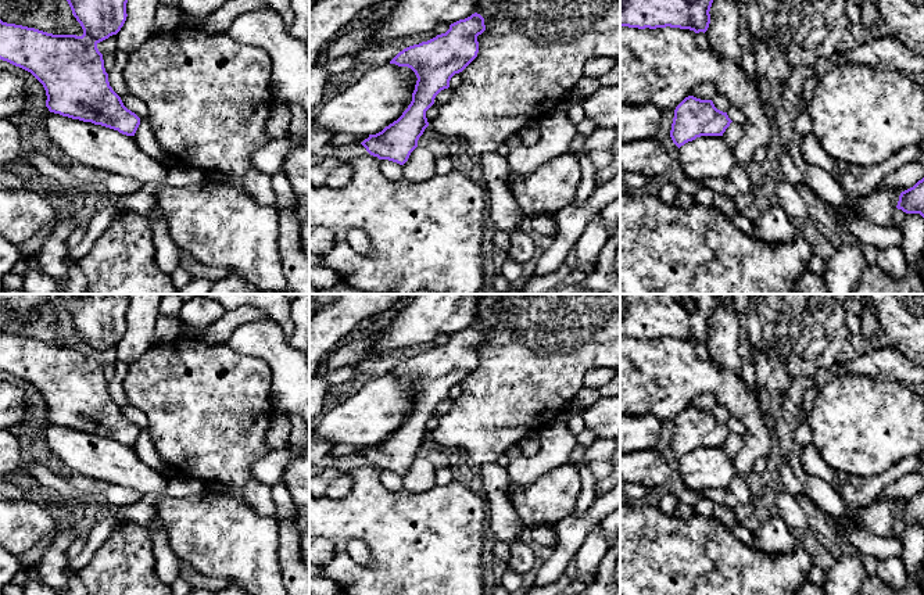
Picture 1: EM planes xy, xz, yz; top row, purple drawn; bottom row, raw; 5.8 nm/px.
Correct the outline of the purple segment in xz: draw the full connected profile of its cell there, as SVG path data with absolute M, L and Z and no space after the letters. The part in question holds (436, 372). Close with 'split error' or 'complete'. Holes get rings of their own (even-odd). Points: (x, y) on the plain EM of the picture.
M474 323L451 334L445 344L404 359L390 372L411 379L418 391L412 412L402 426L361 454L370 466L400 476L408 472L429 437L426 422L434 415L436 406L450 398L451 388L477 368L477 347L484 341L484 329Z; complete

